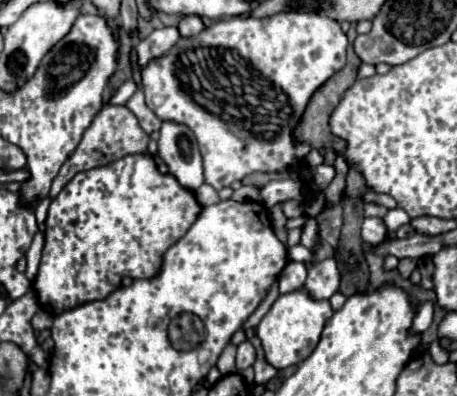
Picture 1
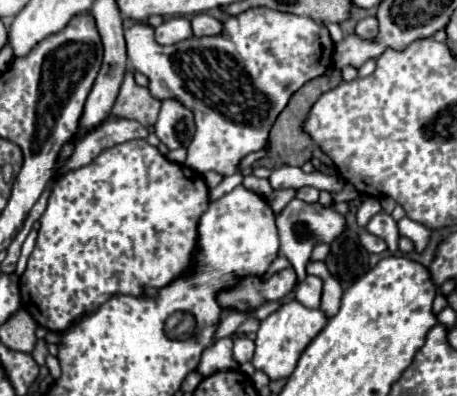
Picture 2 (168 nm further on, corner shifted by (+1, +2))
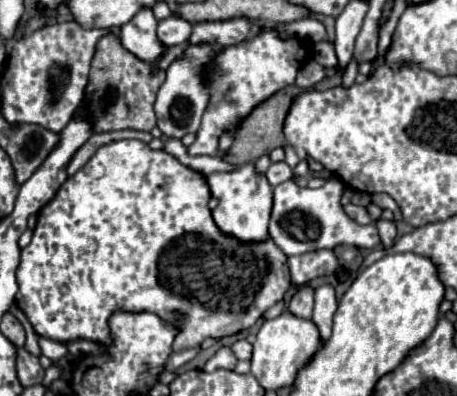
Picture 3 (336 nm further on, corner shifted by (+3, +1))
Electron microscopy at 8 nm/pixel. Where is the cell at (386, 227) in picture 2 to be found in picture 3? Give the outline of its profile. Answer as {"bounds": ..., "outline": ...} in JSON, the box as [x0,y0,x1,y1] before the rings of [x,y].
{"bounds":[375,219,397,247],"outline":[[[379,219],[375,225],[377,225],[377,229],[379,229],[379,235],[381,235],[381,243],[383,243],[383,247],[391,247],[391,245],[395,243],[395,237],[397,237],[395,221],[383,221],[383,219]]]}

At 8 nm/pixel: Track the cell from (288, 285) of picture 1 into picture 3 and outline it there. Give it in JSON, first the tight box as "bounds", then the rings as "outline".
{"bounds":[15,141,291,351],"outline":[[[115,141],[109,145],[103,145],[97,149],[97,153],[87,161],[83,169],[79,169],[73,177],[69,177],[61,189],[55,193],[55,197],[39,211],[37,225],[33,229],[33,239],[31,243],[21,249],[21,263],[17,267],[17,285],[19,291],[15,295],[17,307],[25,313],[27,321],[33,325],[35,333],[45,339],[53,339],[59,343],[69,343],[77,339],[87,339],[95,343],[111,343],[111,331],[109,331],[109,317],[117,311],[127,311],[127,313],[155,313],[163,321],[171,323],[177,329],[177,335],[173,339],[173,351],[185,351],[199,347],[207,337],[211,339],[223,339],[227,335],[235,335],[239,331],[245,331],[253,327],[263,313],[273,307],[277,301],[283,299],[285,291],[291,287],[291,277],[289,277],[289,267],[287,267],[287,255],[273,243],[273,239],[267,241],[239,241],[237,237],[225,235],[213,221],[211,209],[207,207],[211,199],[209,185],[205,177],[185,165],[181,165],[173,155],[167,151],[151,149],[147,143],[141,141]]]}

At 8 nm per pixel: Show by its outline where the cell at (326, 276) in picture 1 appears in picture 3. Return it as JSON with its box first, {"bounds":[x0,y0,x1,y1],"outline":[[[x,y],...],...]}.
{"bounds":[289,285,313,319],"outline":[[[309,285],[299,287],[289,303],[289,311],[301,319],[311,319],[313,313],[313,289]]]}

